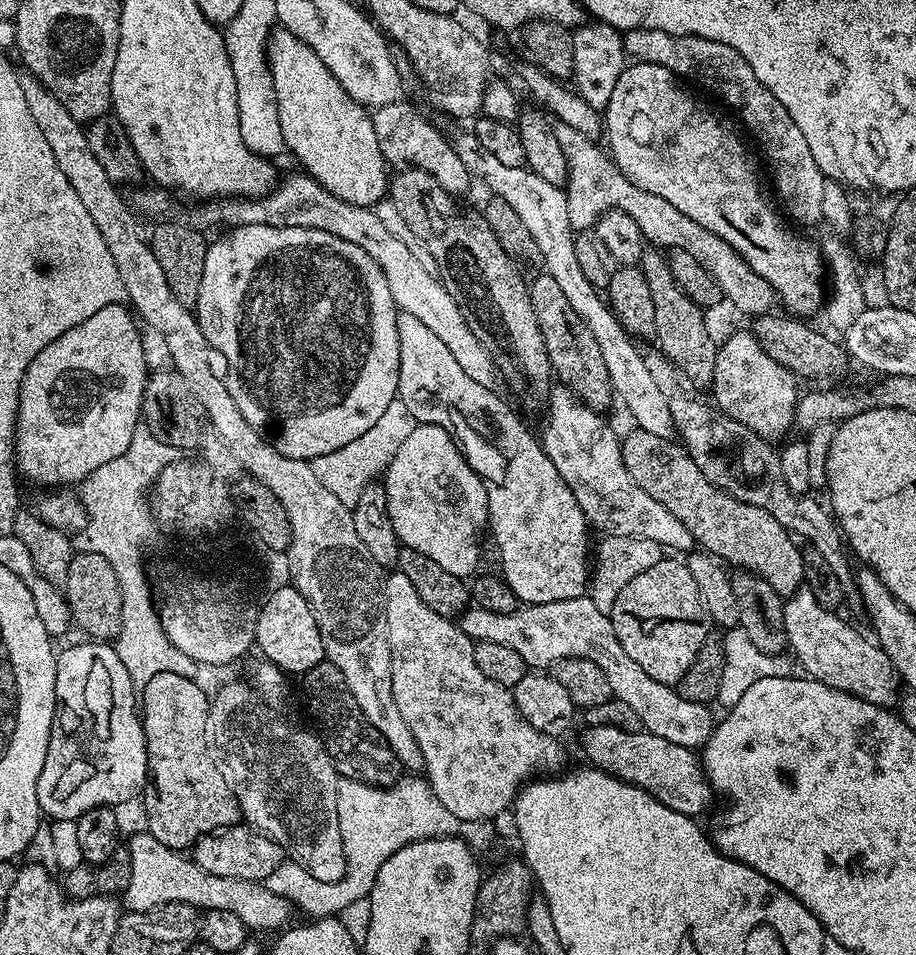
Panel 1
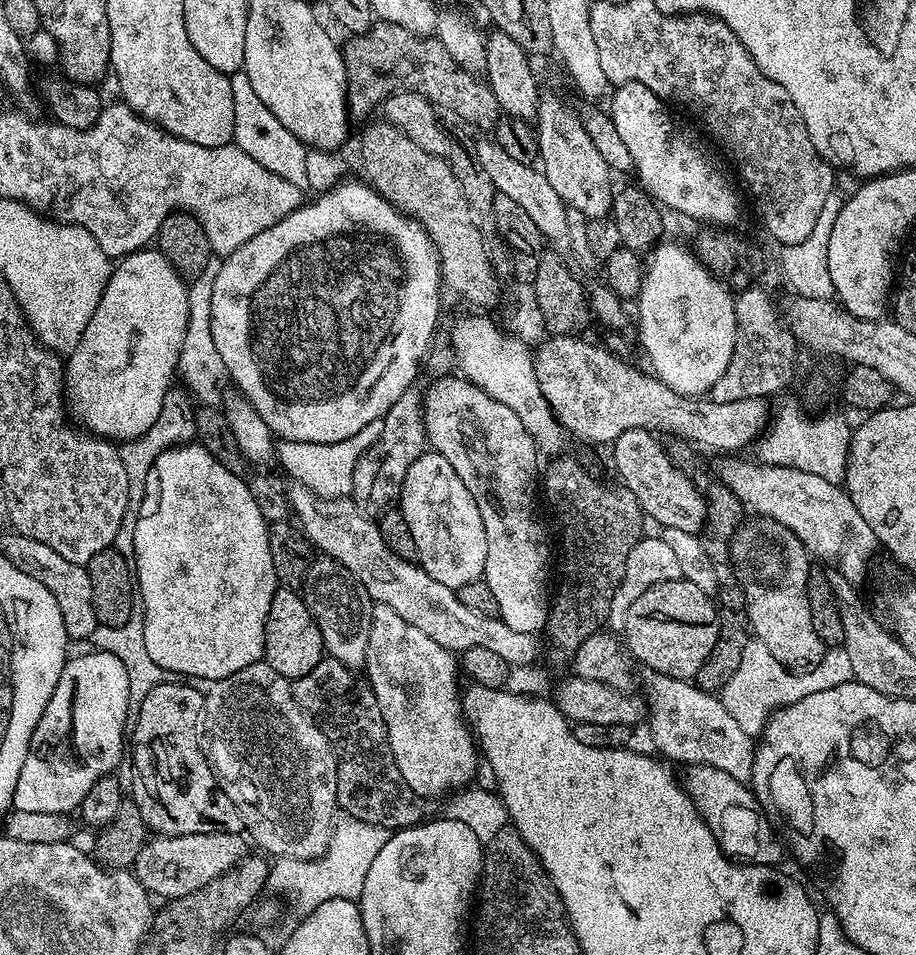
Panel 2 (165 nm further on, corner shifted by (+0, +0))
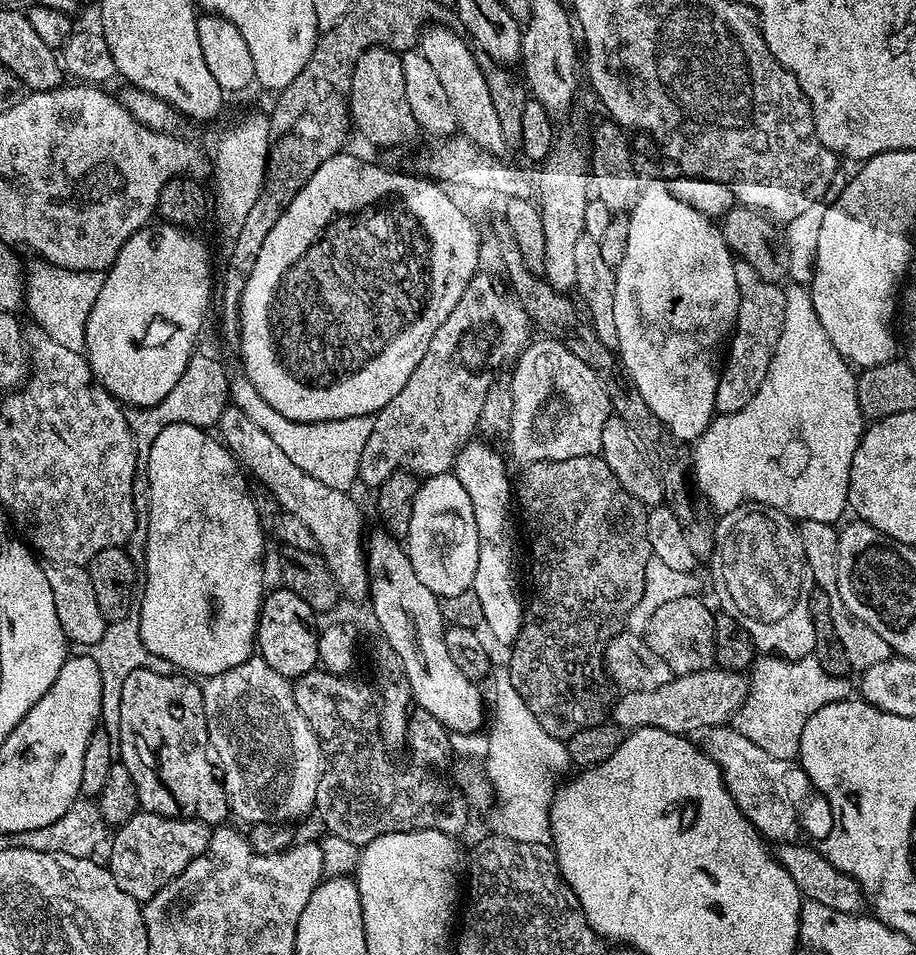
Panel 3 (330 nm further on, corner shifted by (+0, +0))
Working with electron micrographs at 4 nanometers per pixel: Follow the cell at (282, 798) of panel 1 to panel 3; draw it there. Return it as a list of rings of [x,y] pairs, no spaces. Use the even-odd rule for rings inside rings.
[[[259,654],[222,674],[207,677],[202,684],[208,743],[222,773],[228,806],[233,817],[248,820],[249,825],[288,824],[302,819],[316,807],[318,786],[326,767],[324,751],[306,714],[302,714],[302,710],[298,710],[298,702],[294,702],[292,686],[293,681],[266,666]]]

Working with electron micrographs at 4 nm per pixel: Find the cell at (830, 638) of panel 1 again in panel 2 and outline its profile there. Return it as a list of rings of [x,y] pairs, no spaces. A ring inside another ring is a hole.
[[[753,515],[733,531],[730,556],[740,567],[738,580],[744,590],[744,608],[751,635],[766,642],[770,654],[793,670],[807,670],[819,664],[826,655],[826,645],[814,634],[814,622],[810,622],[810,557],[794,530],[782,526],[782,522]]]

